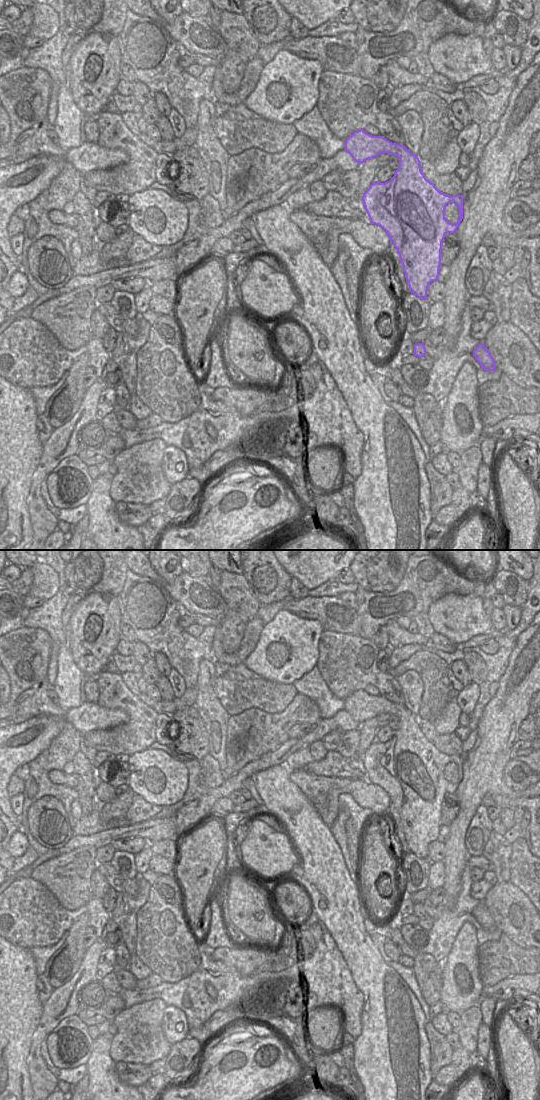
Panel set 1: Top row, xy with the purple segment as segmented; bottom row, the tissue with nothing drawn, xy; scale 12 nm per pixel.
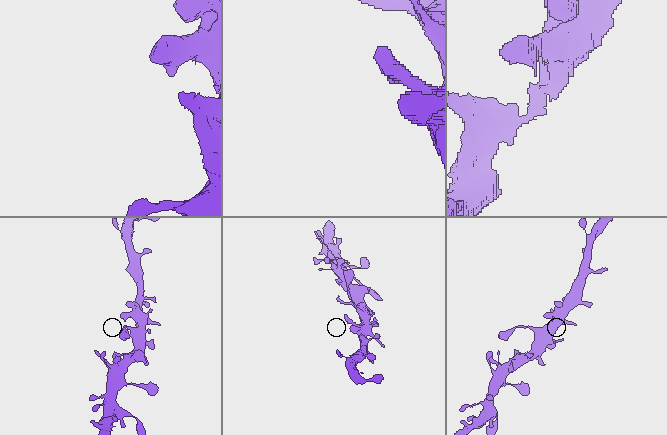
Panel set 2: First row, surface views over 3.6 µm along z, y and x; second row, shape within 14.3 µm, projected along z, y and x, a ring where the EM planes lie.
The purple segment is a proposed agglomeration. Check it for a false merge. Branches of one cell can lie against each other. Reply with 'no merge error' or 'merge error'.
no merge error

